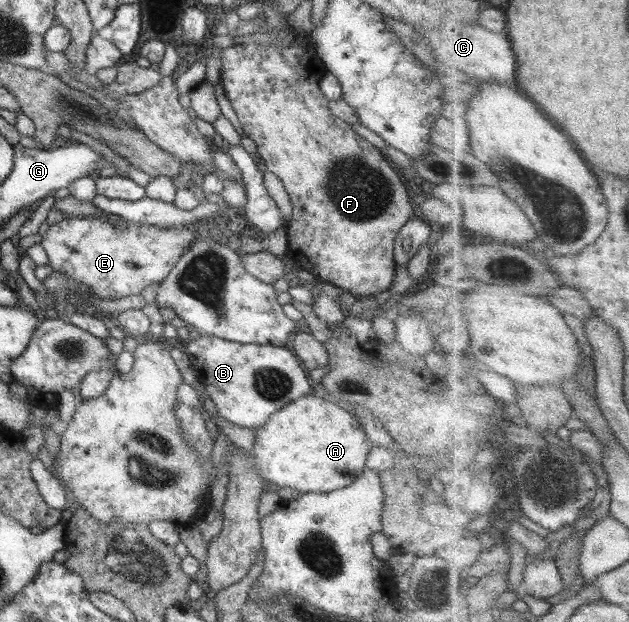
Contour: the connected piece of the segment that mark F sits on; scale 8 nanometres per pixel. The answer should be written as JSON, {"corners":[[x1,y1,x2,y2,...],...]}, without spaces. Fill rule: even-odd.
{"corners":[[283,23,275,27,273,33,279,42,263,45,261,43,241,43,233,44,221,51,221,76,220,84,223,86,225,97,233,107,237,119,243,128,243,135,253,139,257,145,257,153,265,161,266,169,272,171,284,184,287,193,290,195,291,204,293,204,293,215,287,223,287,237,289,237,288,256,292,258,301,269,313,274,315,278,321,281,327,281,335,287,339,287,344,292,349,292,357,297,377,296,382,292,388,291,395,279,396,263,394,260,394,242,402,229,412,218,414,218,415,209,411,204,411,197,407,194,407,189,401,181,397,171,389,165,382,150,373,146,368,140,359,136,350,123,339,119,331,113,329,109,330,99,321,92,319,88,319,79,327,73,327,66,317,58,315,46,309,35,302,36,295,34,291,26]]}

